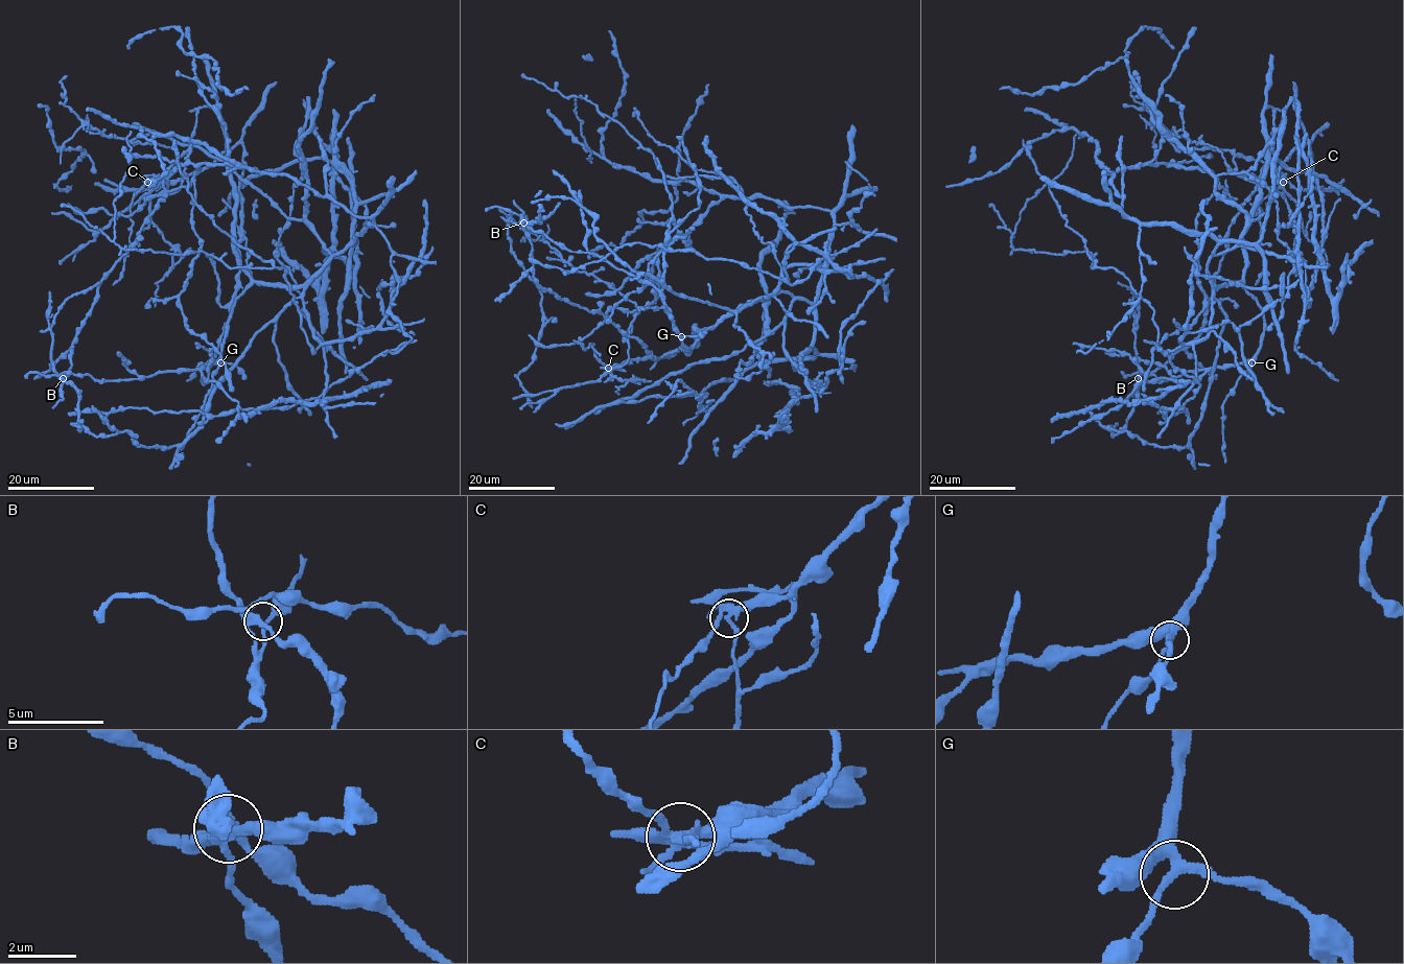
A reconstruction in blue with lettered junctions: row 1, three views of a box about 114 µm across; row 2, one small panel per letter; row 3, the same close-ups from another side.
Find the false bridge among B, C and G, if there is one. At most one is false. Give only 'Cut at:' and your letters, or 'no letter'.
Cut at: C

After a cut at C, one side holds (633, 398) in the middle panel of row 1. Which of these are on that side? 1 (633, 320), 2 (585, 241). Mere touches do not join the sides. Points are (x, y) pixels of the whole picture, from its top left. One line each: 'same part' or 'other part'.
1: other part
2: same part

